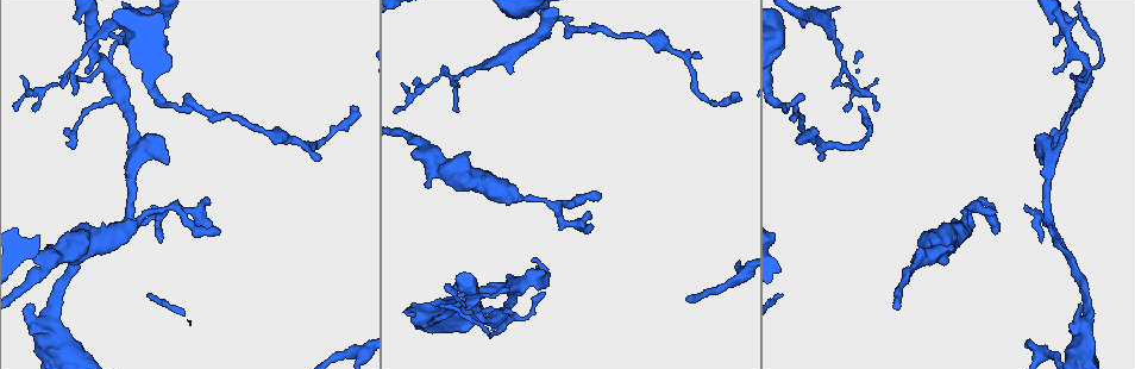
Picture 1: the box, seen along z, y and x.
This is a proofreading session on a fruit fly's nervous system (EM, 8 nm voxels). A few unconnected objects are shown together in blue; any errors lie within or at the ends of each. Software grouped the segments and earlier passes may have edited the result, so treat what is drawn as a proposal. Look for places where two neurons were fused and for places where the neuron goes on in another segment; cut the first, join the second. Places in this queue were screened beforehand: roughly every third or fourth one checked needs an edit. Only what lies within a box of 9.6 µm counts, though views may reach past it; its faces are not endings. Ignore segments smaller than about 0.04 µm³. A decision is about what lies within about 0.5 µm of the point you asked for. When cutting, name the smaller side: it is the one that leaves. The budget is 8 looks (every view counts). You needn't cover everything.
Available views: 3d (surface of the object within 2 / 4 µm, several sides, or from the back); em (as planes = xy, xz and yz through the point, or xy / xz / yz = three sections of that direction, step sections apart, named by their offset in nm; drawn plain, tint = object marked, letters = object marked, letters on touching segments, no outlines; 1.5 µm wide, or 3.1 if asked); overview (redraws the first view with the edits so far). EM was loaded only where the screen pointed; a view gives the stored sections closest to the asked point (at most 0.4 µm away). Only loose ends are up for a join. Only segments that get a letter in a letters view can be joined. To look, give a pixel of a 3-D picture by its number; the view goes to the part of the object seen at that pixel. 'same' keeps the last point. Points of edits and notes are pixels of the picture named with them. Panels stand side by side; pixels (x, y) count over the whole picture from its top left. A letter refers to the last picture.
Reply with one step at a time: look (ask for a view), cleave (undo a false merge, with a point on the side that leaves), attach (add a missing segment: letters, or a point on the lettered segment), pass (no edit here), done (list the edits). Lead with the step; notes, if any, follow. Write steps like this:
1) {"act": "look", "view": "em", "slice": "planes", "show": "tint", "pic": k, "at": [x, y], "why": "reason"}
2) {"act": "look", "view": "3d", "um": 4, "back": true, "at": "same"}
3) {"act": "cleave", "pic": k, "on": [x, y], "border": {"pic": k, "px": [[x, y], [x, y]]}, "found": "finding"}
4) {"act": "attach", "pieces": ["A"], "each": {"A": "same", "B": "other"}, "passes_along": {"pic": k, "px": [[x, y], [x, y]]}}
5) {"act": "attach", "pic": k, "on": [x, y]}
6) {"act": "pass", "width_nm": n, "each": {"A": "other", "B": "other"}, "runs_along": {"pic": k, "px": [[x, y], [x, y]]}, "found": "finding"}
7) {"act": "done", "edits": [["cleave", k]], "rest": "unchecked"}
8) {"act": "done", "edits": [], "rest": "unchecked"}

{"act": "look", "view": "em", "slice": "xy", "step": 8, "show": "tint", "pic": 1, "at": [1055, 44], "why": "branch stops here"}

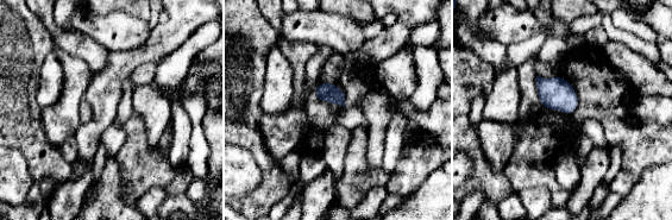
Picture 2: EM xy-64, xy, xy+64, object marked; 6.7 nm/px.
{"act": "look", "view": "em", "slice": "planes", "show": "letters", "at": "same"}

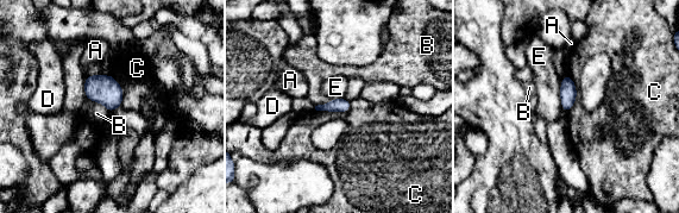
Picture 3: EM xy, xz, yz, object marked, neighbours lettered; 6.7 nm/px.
{"act": "pass", "each": {"A": "other", "B": "other", "C": "other", "D": "other", "E": "other"}, "border": {"pic": 3, "px": [[86, 96], [100, 102], [108, 112]]}, "found": "none of them fits"}

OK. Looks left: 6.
{"act": "look", "view": "3d", "um": 4, "pic": 1, "at": [825, 25], "why": "calibre changes"}

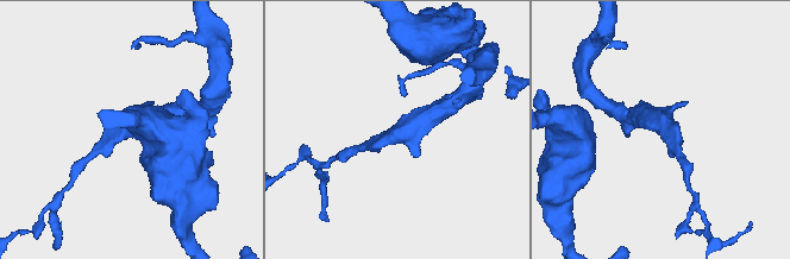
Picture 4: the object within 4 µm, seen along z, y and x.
{"act": "look", "view": "em", "slice": "planes", "show": "plain", "pic": 4, "at": [120, 135]}

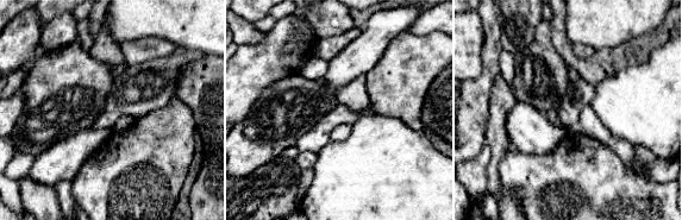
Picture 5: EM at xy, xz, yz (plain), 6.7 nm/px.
{"act": "look", "view": "em", "slice": "planes", "show": "letters", "at": "same", "why": "what lies round it"}

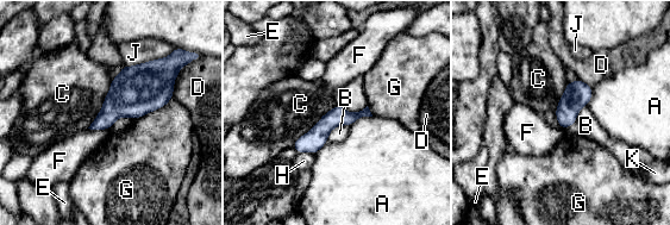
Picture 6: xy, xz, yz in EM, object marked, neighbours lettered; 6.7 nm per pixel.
{"act": "pass", "width_nm": 140, "each": {"A": "other", "B": "other", "C": "other", "D": "other", "E": "other", "F": "other", "G": "other", "H": "other", "J": "other", "K": "other"}, "border": {"pic": 6, "px": [[112, 80], [100, 111], [87, 127]]}, "found": "all the same neuron"}

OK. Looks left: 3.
{"act": "look", "view": "3d", "um": 4, "pic": 1, "at": [1080, 308], "why": "thick end"}

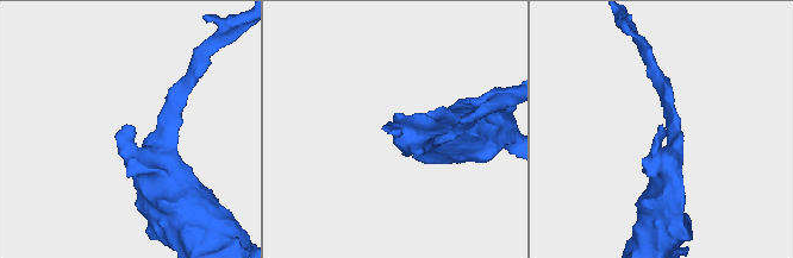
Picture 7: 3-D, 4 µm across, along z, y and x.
{"act": "look", "view": "em", "slice": "xz", "step": 8, "show": "letters", "pic": 7, "at": [387, 127], "why": "shape alone is not enough"}

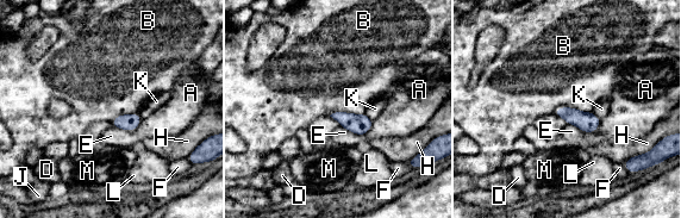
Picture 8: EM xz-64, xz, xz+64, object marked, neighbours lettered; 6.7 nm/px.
{"act": "pass", "longest_contact_nm": ["B", 260], "each": {"A": "other", "B": "other", "D": "other", "E": "other", "F": "other", "H": "other", "J": "other", "K": "other", "L": "other", "M": "other"}, "found": "none of them fits"}

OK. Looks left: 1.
{"act": "done", "edits": [], "rest": "unchecked"}

